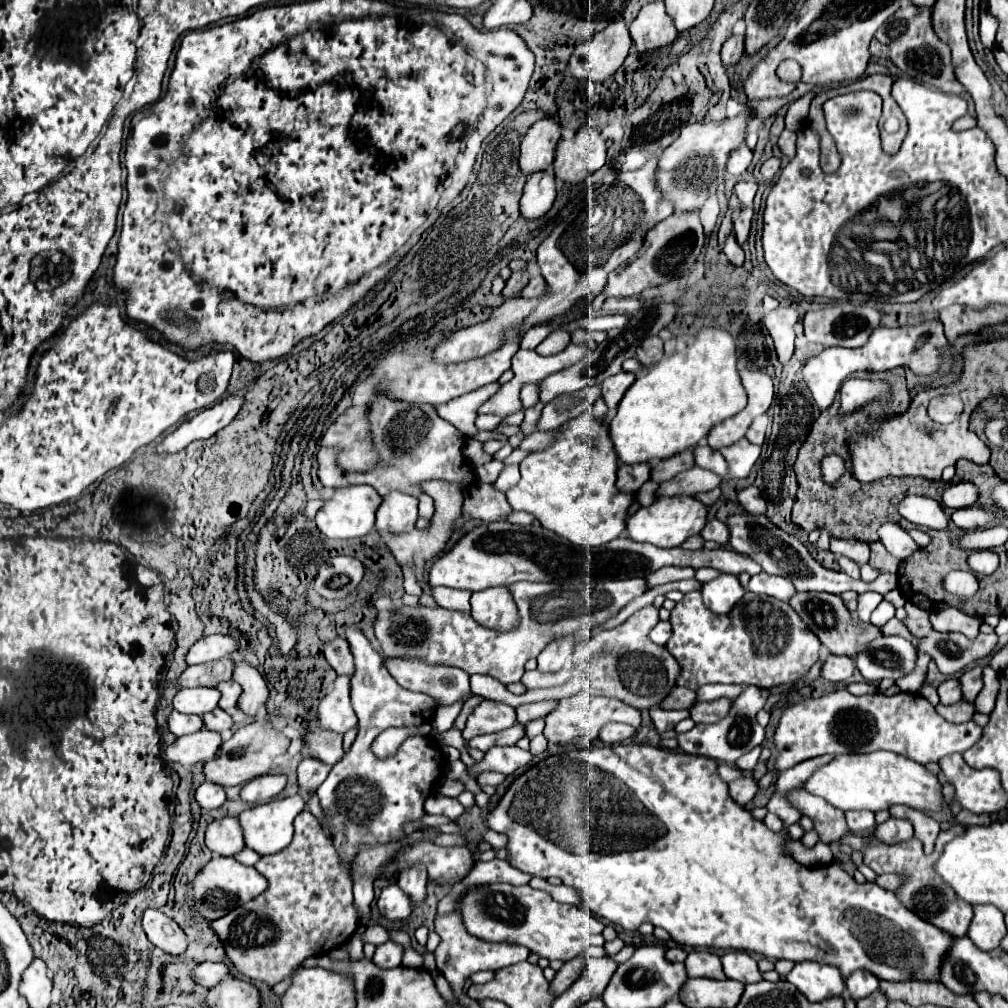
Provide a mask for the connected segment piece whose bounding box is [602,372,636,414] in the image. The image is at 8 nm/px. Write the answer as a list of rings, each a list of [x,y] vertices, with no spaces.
[[[620,372],[620,374],[614,374],[602,382],[602,398],[604,398],[610,414],[614,414],[616,406],[620,404],[626,390],[634,384],[634,380],[636,380],[636,374]]]

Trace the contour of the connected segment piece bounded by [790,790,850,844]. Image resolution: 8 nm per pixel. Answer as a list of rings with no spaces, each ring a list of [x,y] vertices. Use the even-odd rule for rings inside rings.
[[[794,790],[790,792],[790,802],[814,820],[814,828],[820,834],[820,842],[830,844],[850,832],[848,824],[844,822],[844,810],[834,808],[820,796],[808,794],[806,790]]]

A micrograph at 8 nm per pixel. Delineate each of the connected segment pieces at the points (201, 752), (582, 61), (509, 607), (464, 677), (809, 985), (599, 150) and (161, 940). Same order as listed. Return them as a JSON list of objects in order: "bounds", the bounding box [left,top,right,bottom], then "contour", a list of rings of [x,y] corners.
[{"bounds":[166,730,220,768],"contour":[[[198,730],[188,736],[176,738],[174,744],[166,748],[166,760],[178,762],[186,768],[192,768],[198,762],[212,760],[220,750],[220,734],[212,730]]]},{"bounds":[568,22,632,82],"contour":[[[612,22],[608,28],[576,48],[568,62],[568,70],[574,78],[604,82],[622,66],[630,46],[632,38],[628,34],[628,26],[624,22]]]},{"bounds":[470,586,520,630],"contour":[[[504,586],[474,592],[470,598],[472,618],[494,630],[514,630],[520,622],[516,604]]]},{"bounds":[384,658,470,706],"contour":[[[384,658],[384,664],[400,686],[412,692],[424,692],[442,706],[470,692],[470,676],[460,668],[428,666],[428,662],[420,662],[420,658]]]},{"bounds":[786,962,846,1002],"contour":[[[800,962],[786,976],[810,1002],[822,1002],[834,996],[842,996],[846,990],[840,970],[836,966],[818,964],[818,962]]]},{"bounds":[554,126,606,184],"contour":[[[582,126],[572,140],[560,140],[556,146],[556,158],[554,158],[554,176],[556,180],[564,184],[580,184],[590,174],[594,174],[598,168],[602,168],[606,162],[606,142],[600,138],[600,132],[596,126]]]},{"bounds":[142,910,188,956],"contour":[[[146,910],[142,918],[142,926],[148,940],[154,946],[158,946],[162,952],[172,956],[180,956],[186,952],[188,940],[184,930],[160,910]]]}]

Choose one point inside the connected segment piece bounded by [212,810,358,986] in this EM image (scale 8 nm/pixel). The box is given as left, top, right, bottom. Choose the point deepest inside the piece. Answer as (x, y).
(307, 909)

